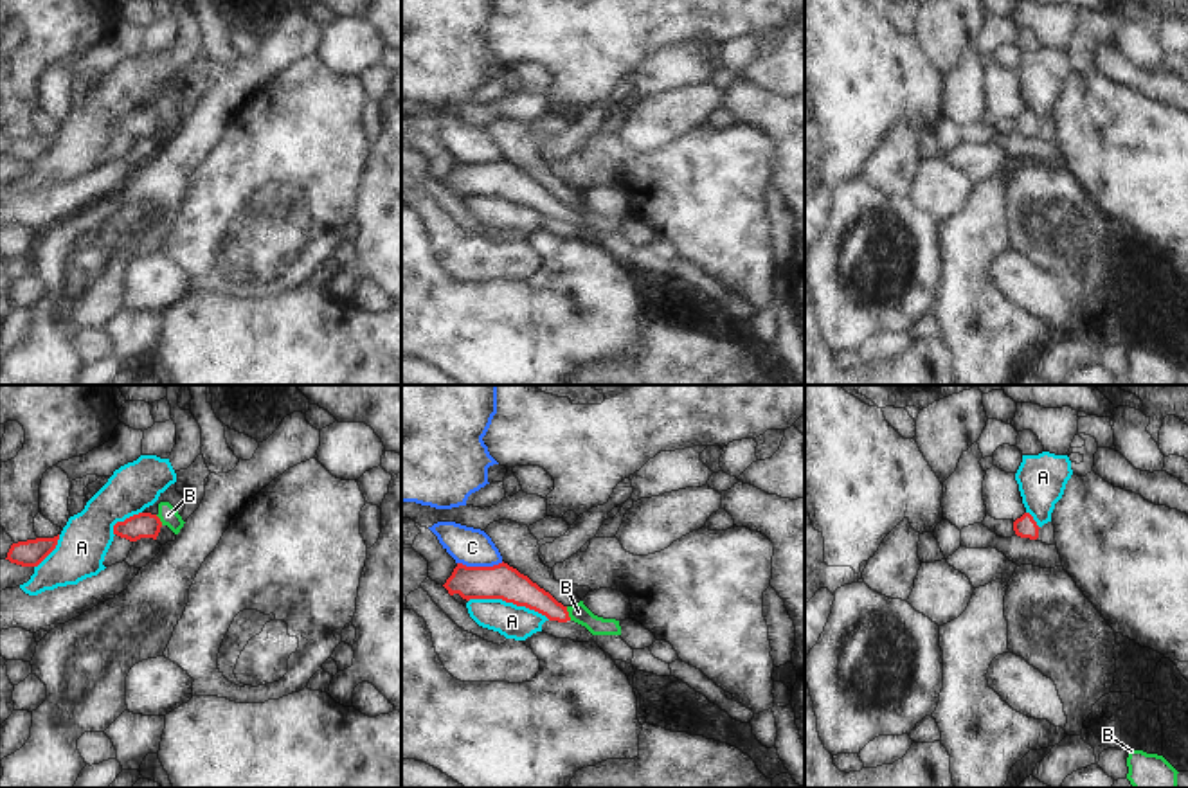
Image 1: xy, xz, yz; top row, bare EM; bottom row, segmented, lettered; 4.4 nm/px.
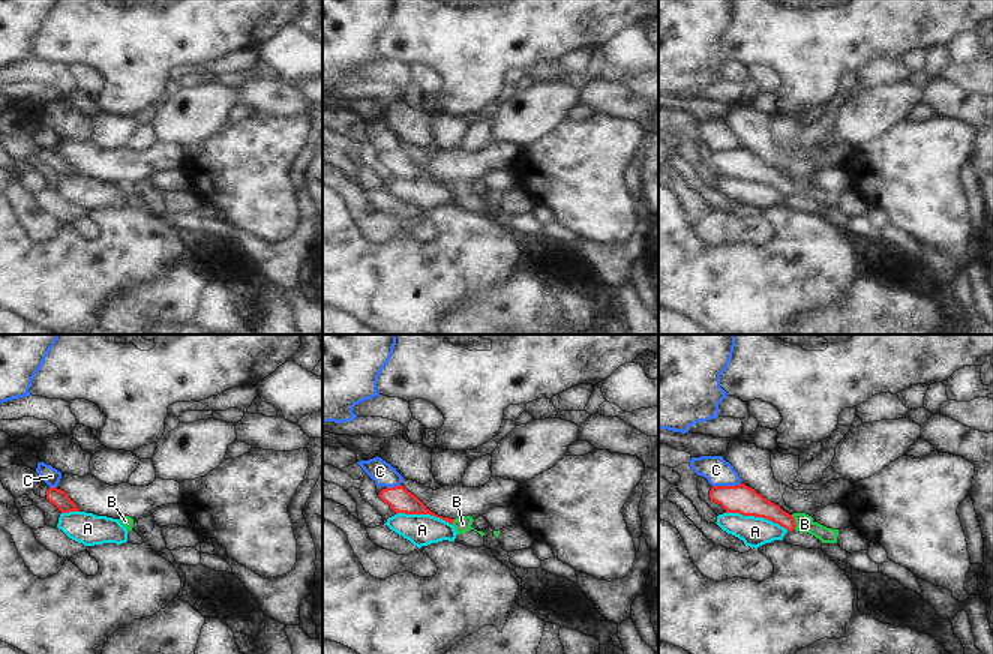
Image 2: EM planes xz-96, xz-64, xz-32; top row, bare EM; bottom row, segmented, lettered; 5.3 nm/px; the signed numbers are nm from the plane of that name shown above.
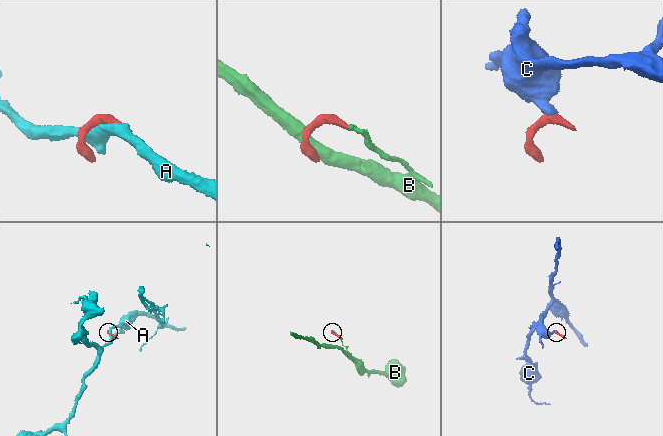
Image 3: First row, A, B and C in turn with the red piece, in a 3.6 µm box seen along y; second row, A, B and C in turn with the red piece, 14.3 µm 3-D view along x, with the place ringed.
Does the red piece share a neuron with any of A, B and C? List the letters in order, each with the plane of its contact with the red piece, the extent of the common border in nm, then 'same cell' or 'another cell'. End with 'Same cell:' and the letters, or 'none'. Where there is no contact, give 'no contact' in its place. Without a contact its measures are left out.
A: xz | 380 nm | another cell
B: xz | 70 nm | another cell
C: xz | 200 nm | another cell
Same cell: none

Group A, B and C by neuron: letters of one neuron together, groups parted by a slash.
A / B / C

